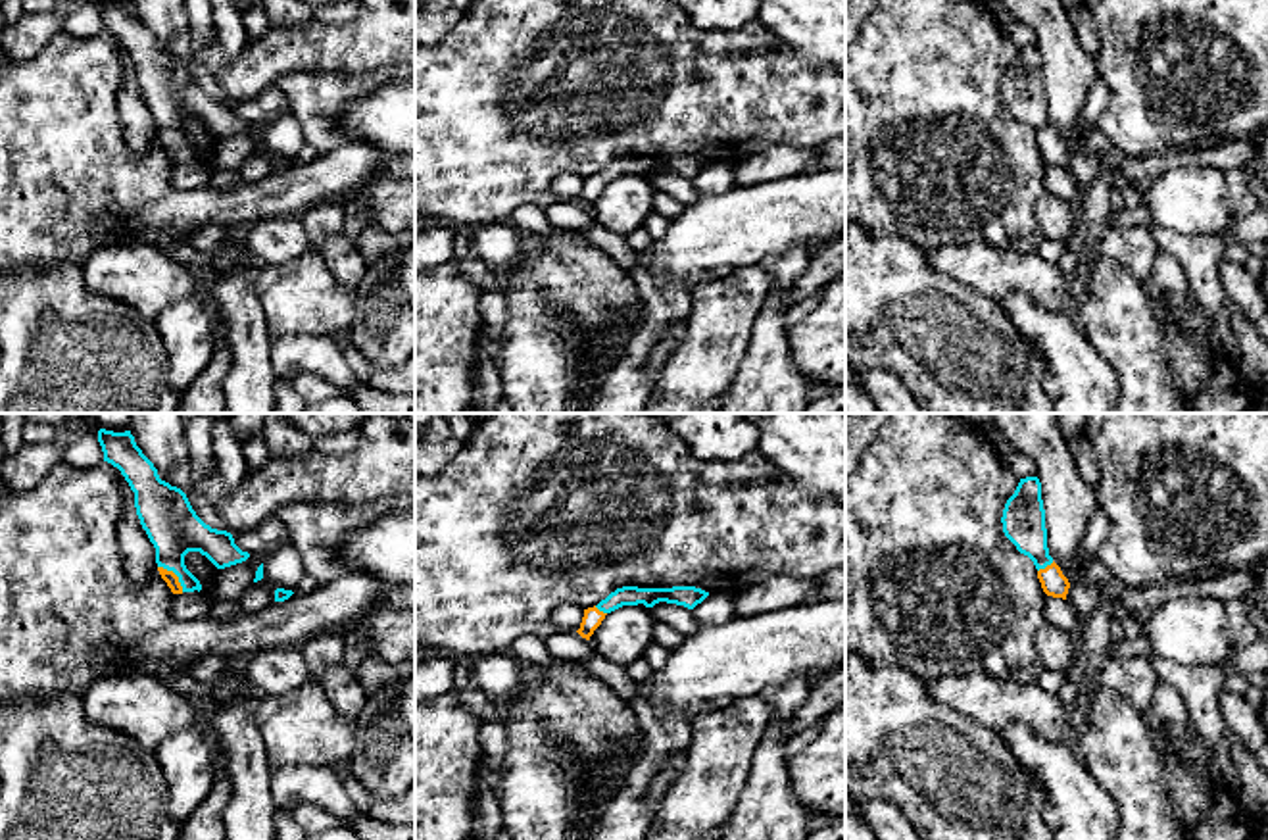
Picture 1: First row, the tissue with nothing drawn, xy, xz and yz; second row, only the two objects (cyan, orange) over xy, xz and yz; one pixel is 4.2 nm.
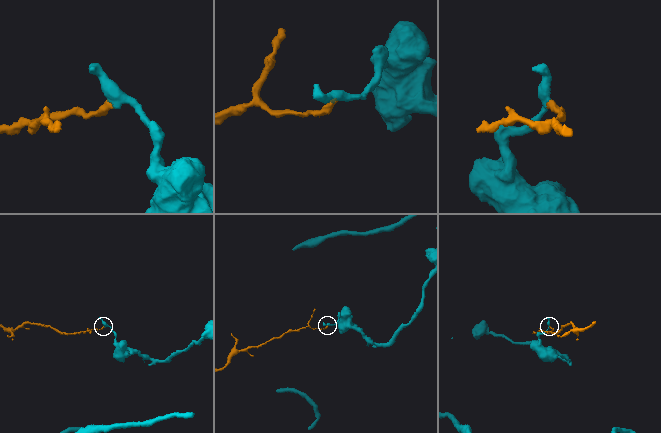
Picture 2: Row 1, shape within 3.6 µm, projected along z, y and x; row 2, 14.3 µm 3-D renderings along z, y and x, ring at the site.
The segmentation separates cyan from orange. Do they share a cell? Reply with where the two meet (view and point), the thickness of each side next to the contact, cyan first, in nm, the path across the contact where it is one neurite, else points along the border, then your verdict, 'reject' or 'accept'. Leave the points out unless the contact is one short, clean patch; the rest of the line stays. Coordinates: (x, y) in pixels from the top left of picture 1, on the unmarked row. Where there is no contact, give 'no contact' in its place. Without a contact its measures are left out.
meets cyan in xy at (175, 143); 220 nm thick on the cyan side, 60 nm on the other; runs through xy (168, 87), (175, 143), (170, 147); accept

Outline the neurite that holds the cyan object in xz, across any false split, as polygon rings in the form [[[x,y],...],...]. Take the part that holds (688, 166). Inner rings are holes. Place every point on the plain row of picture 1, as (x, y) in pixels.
[[[622,156],[611,161],[597,175],[584,179],[584,186],[580,198],[576,200],[582,208],[590,210],[594,200],[601,194],[607,183],[622,177],[622,175],[638,175],[653,177],[659,171],[684,175],[694,179],[701,173],[709,161],[695,156],[672,156],[672,158],[638,158],[638,156]]]

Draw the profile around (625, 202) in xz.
[[[644,173],[622,175],[605,185],[590,206],[596,223],[617,233],[628,235],[644,225],[653,211],[653,185]]]

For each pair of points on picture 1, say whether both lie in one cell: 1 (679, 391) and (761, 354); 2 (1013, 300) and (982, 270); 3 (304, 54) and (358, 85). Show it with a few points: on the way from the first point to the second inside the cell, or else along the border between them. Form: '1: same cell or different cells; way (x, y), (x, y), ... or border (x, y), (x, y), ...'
1: different cells; border (755, 321), (746, 354), (732, 383), (723, 393)
2: different cells; border (998, 298), (1009, 293), (1023, 293), (1049, 312)
3: different cells; border (381, 66), (358, 74), (291, 74)

